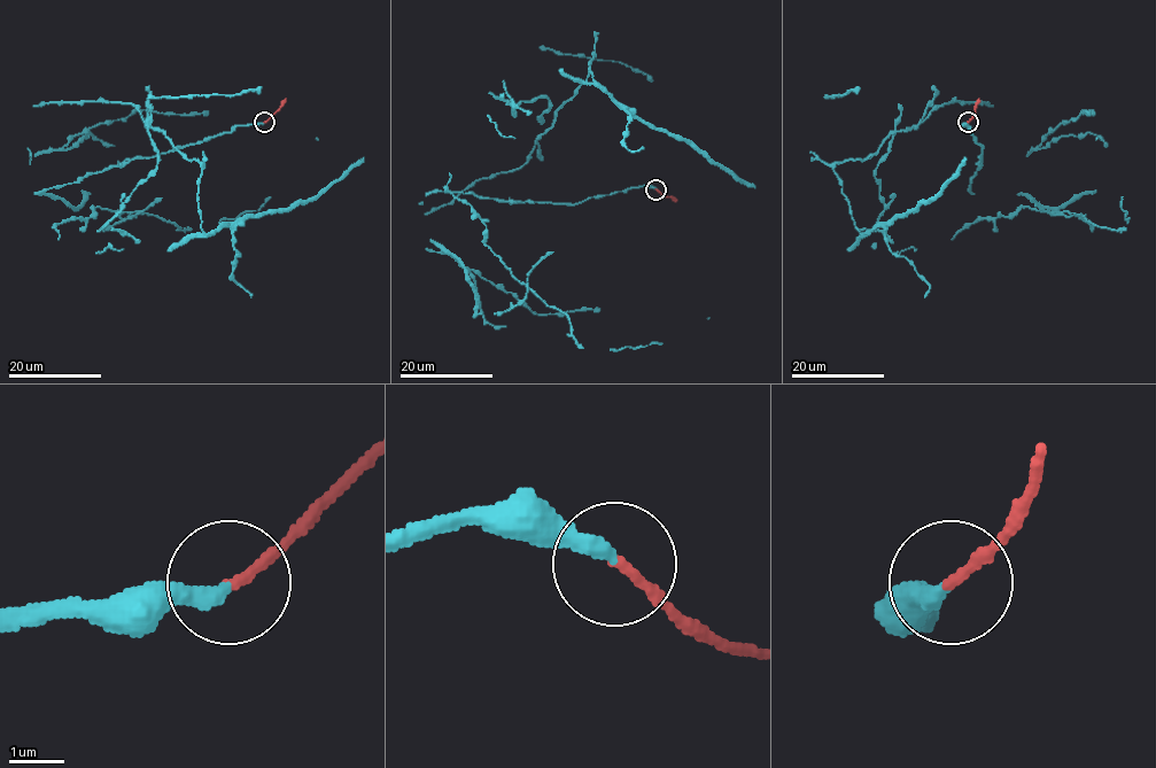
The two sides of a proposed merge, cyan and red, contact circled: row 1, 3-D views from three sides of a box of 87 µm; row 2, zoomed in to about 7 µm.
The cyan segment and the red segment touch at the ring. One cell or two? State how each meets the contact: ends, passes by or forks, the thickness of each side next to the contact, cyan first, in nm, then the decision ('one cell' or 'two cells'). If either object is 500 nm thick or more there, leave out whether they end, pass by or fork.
cyan ends | red ends | 320/180 nm | one cell

